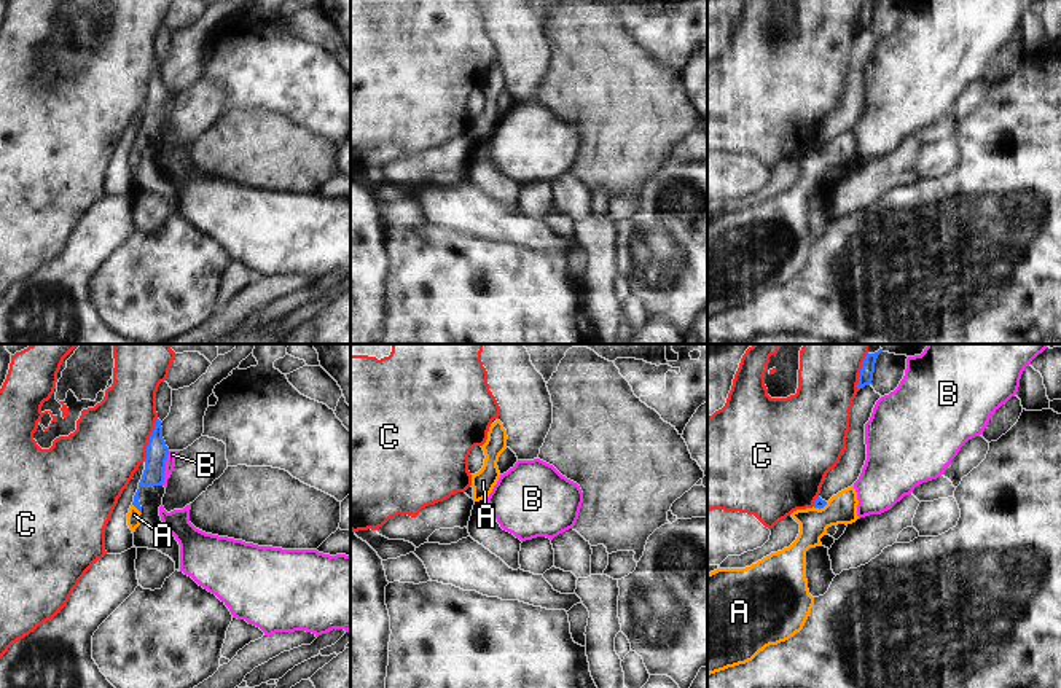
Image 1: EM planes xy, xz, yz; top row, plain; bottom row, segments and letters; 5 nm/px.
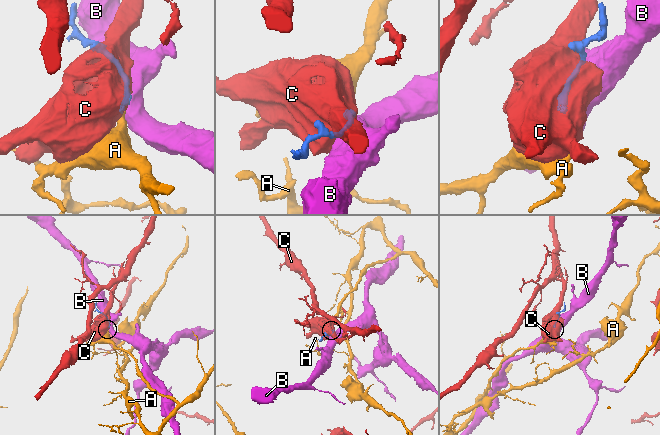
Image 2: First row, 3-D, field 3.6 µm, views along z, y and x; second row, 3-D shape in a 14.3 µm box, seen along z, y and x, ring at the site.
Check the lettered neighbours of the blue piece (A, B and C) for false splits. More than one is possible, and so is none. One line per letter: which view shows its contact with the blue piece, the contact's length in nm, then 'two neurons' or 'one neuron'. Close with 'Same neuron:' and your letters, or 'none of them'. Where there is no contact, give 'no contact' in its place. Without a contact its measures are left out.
A: meets blue in xy; contact 70 nm long; two neurons
B: meets blue in xy; contact 180 nm long; two neurons
C: meets blue in xy; contact 240 nm long; two neurons
Same neuron: none of them

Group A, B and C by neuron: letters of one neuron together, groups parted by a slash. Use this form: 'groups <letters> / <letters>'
groups A / B / C

